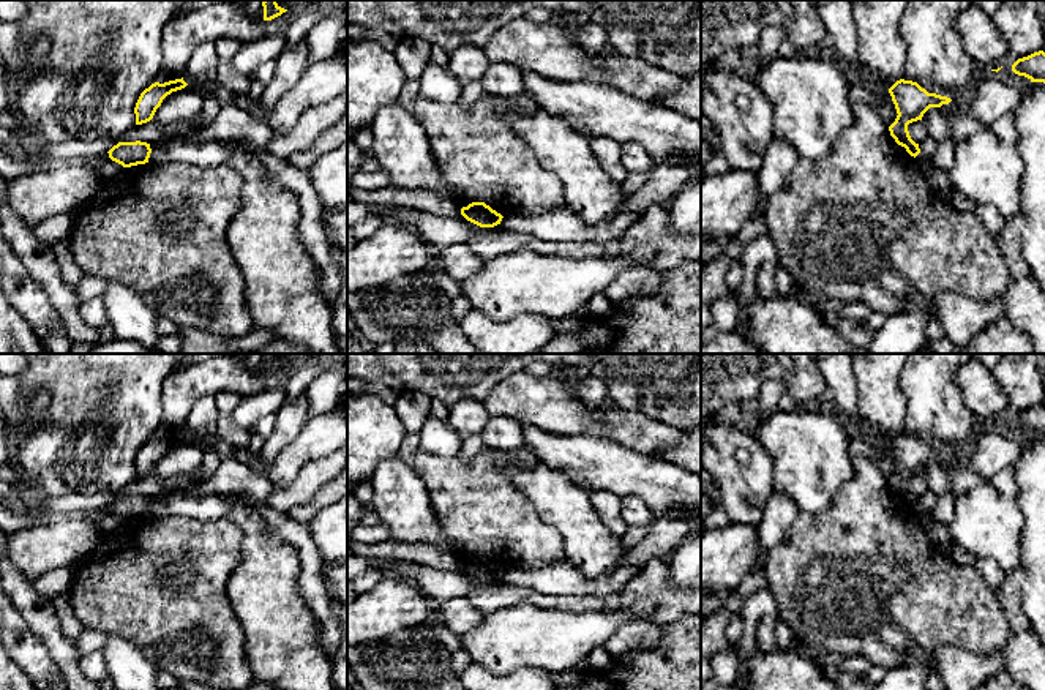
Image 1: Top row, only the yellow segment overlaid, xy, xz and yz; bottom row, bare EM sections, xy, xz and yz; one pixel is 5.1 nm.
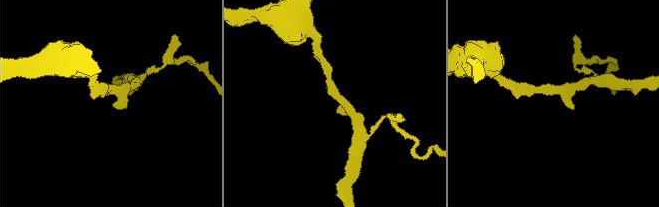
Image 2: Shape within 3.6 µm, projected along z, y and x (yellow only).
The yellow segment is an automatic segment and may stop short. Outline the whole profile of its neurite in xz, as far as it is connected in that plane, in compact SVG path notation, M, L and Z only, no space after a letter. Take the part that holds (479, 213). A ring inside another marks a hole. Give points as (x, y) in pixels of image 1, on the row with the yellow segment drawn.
M472 202L467 207L463 207L461 215L467 221L470 221L480 227L494 227L494 226L500 224L502 218L504 218L500 213L493 210L485 202Z

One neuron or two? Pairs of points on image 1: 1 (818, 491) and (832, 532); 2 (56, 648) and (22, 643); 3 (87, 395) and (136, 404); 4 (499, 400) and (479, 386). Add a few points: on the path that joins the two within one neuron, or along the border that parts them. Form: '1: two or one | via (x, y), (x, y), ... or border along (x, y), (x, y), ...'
1: two | border along (848, 480), (826, 509), (818, 513), (799, 512)
2: two | border along (22, 616), (60, 673)
3: one | via (100, 395), (111, 404), (123, 404)
4: two | border along (518, 370), (507, 374), (480, 400)

